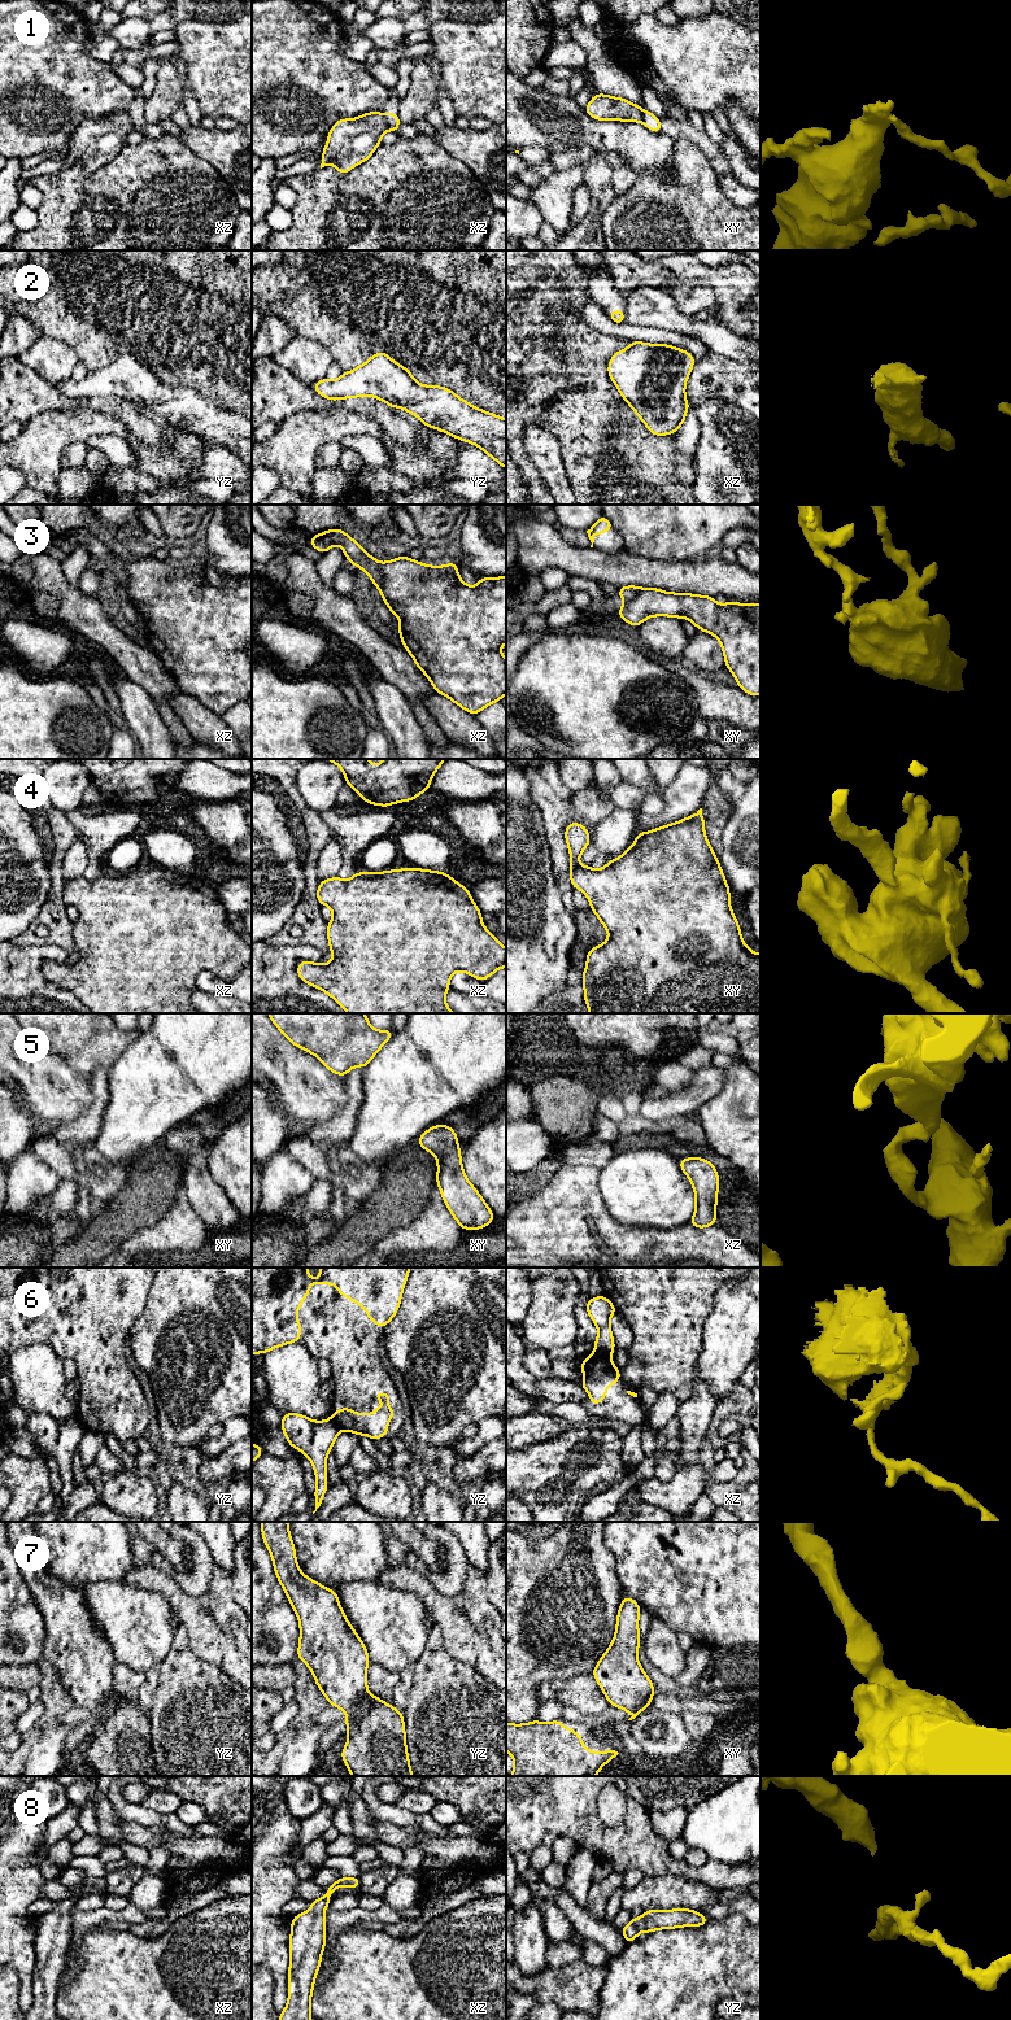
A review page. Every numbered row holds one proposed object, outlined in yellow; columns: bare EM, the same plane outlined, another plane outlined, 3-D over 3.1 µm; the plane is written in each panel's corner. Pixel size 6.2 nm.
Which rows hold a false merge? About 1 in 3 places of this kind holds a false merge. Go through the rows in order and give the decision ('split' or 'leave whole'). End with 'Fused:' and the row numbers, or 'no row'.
1: split
2: leave whole
3: split
4: leave whole
5: leave whole
6: split
7: leave whole
8: leave whole
Fused: 1, 3, 6

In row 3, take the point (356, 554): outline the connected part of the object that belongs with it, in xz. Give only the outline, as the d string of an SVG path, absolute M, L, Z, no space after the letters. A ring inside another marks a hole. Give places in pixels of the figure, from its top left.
M341 528L328 529L323 533L311 536L309 545L322 554L327 553L334 545L340 545L347 560L363 570L370 576L372 584L382 581L380 562L369 555L366 549L363 549Z

